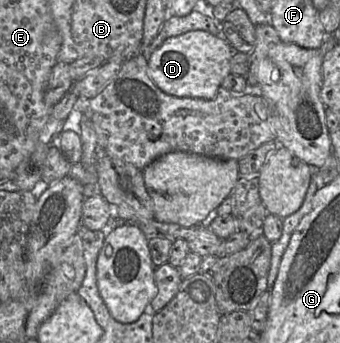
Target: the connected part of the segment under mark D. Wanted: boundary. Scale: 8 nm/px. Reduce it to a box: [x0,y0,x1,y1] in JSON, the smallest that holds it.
[148,30,233,99]

